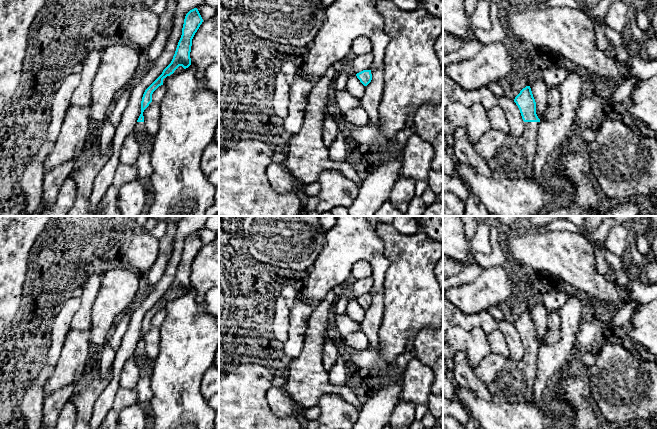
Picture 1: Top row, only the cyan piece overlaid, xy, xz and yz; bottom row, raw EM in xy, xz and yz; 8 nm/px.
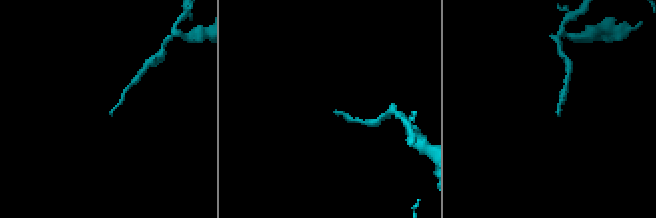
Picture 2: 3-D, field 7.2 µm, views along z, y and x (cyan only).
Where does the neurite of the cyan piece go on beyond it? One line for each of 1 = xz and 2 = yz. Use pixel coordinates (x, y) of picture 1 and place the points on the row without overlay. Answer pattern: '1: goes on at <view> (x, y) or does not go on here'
1: does not go on here
2: goes on at yz (515, 382)

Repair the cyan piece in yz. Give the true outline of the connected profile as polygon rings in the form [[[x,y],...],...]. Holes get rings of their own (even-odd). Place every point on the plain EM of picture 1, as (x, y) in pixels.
[[[530,310],[523,312],[514,326],[525,346],[525,354],[521,361],[509,360],[487,386],[494,402],[528,402],[533,395],[540,343],[536,338],[536,326]]]

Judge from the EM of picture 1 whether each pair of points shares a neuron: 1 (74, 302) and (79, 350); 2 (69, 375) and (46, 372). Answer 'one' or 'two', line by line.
1: two
2: two

